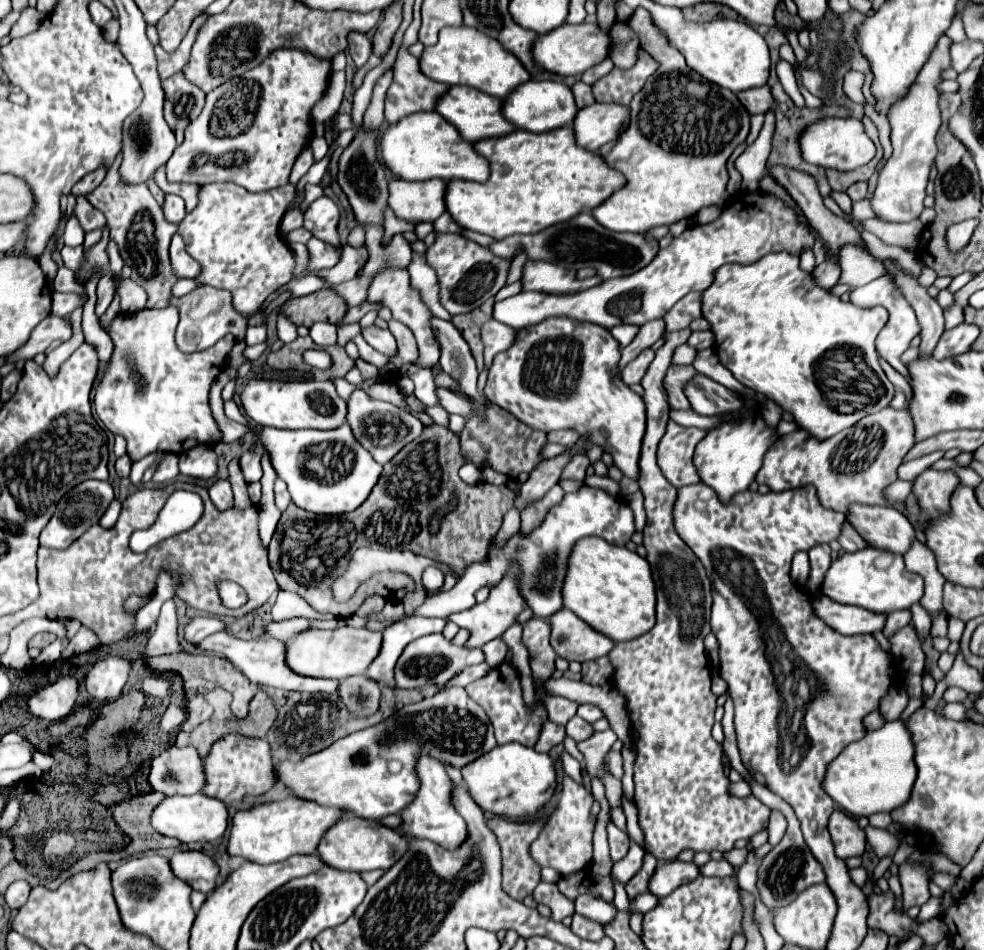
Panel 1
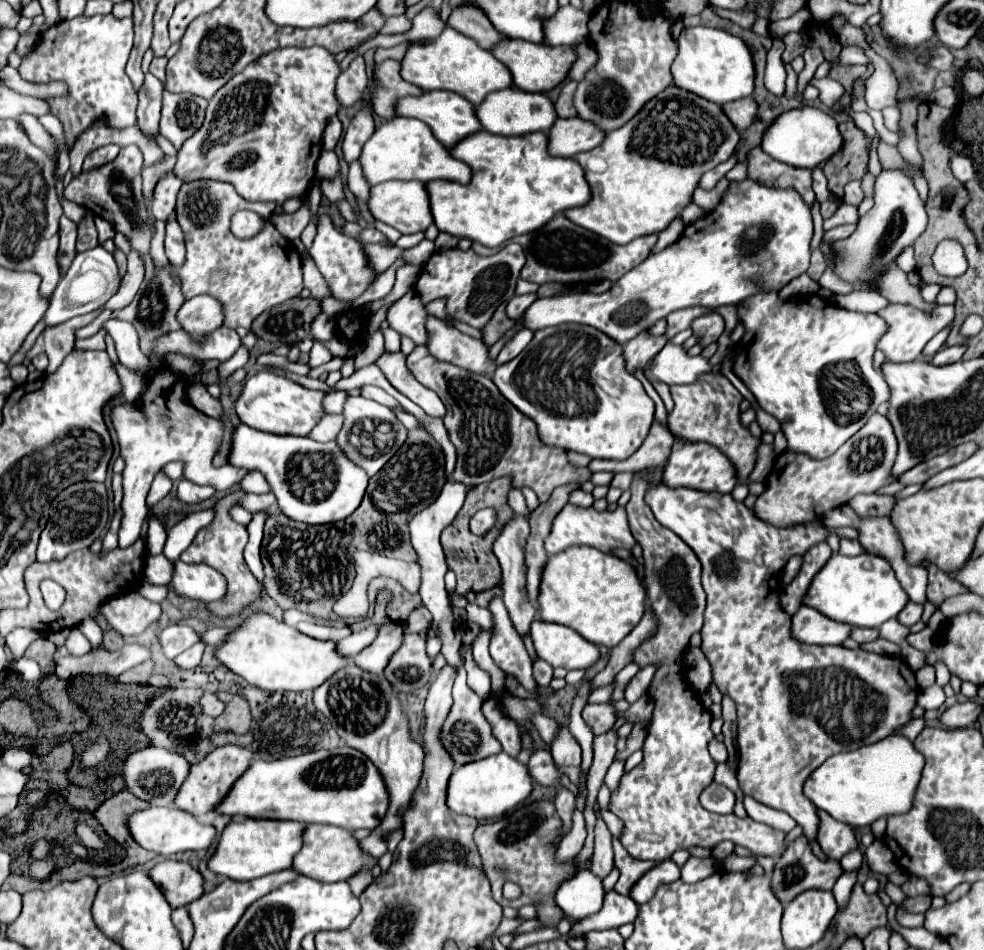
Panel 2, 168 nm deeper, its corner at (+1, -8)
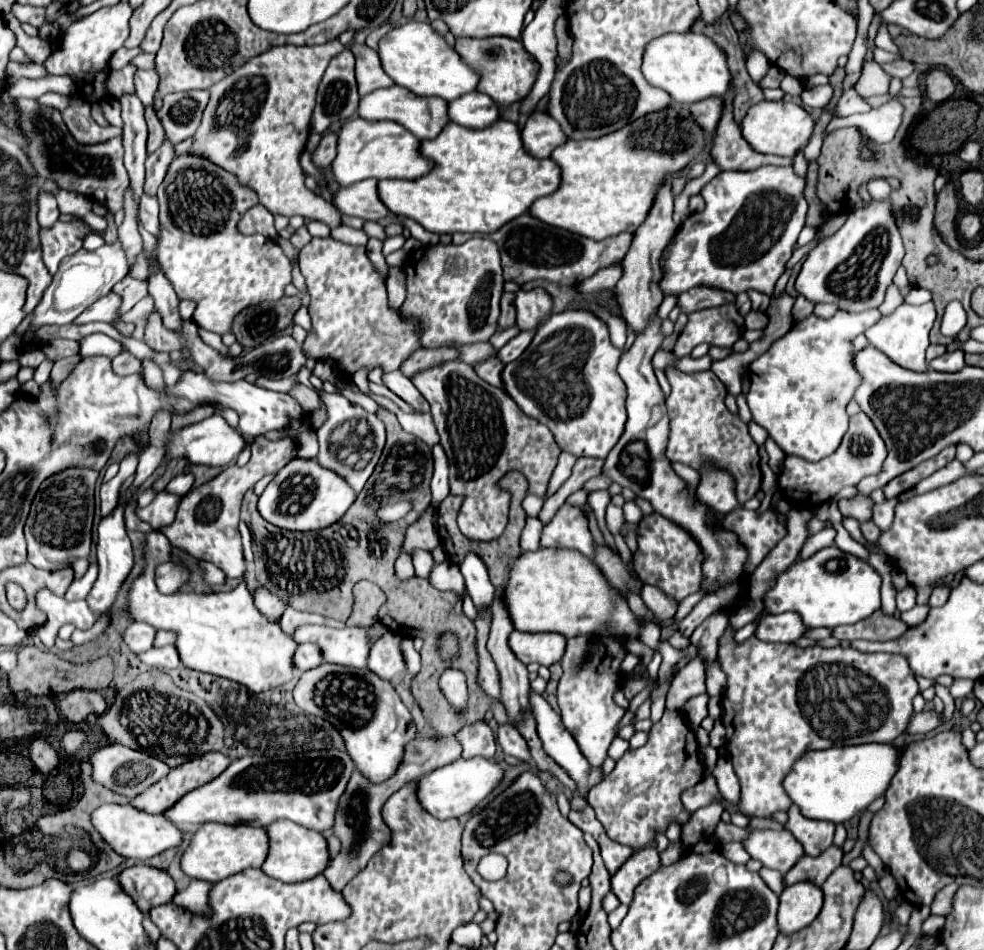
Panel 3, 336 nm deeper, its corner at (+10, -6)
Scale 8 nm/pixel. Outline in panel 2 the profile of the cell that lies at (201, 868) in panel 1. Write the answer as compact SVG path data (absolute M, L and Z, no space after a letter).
M160 862L152 870L148 870L148 876L154 884L158 884L172 908L186 906L204 894L204 880L188 862Z

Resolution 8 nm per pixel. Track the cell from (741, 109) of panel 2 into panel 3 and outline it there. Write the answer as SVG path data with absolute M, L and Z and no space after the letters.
M705 98L703 102L691 104L691 114L699 118L699 124L707 134L713 134L715 128L719 126L719 118L723 116L723 98Z

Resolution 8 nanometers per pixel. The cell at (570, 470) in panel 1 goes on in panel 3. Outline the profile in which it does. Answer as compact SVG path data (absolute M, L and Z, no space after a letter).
M449 360L419 370L411 376L411 382L431 406L439 442L449 460L451 494L465 498L457 518L459 530L471 540L499 538L507 524L511 496L495 486L497 480L509 470L519 470L529 482L529 494L543 498L561 448L555 444L547 426L527 418L501 388L481 380L465 362Z

